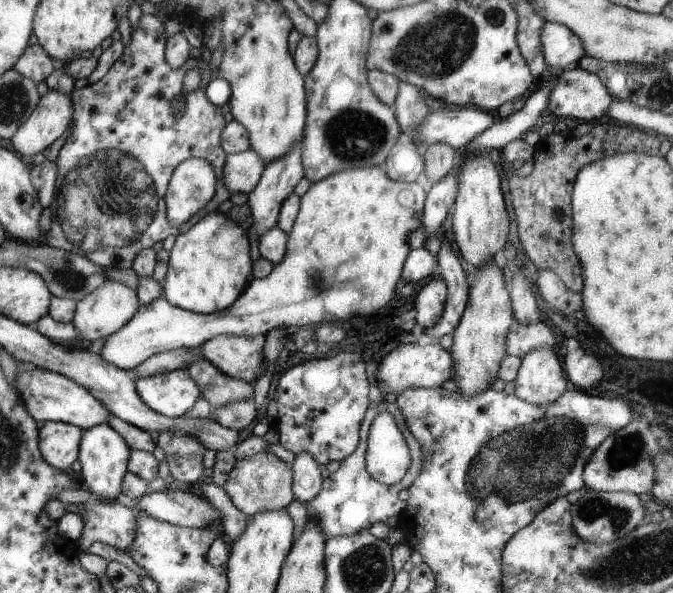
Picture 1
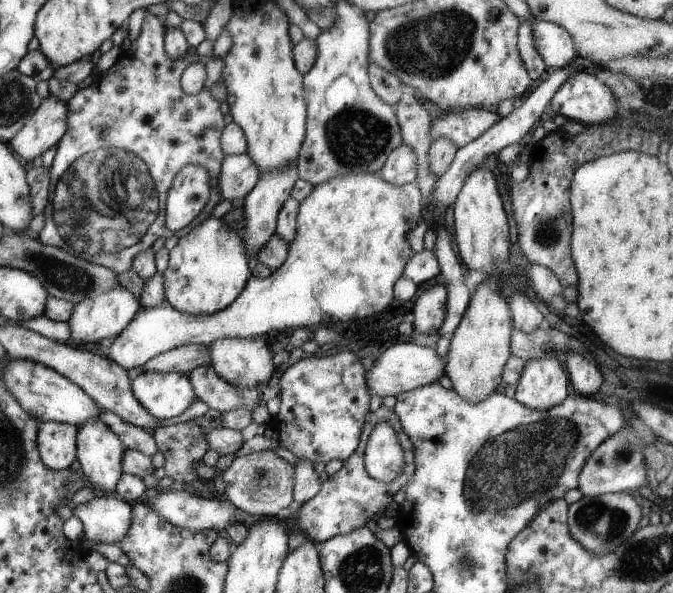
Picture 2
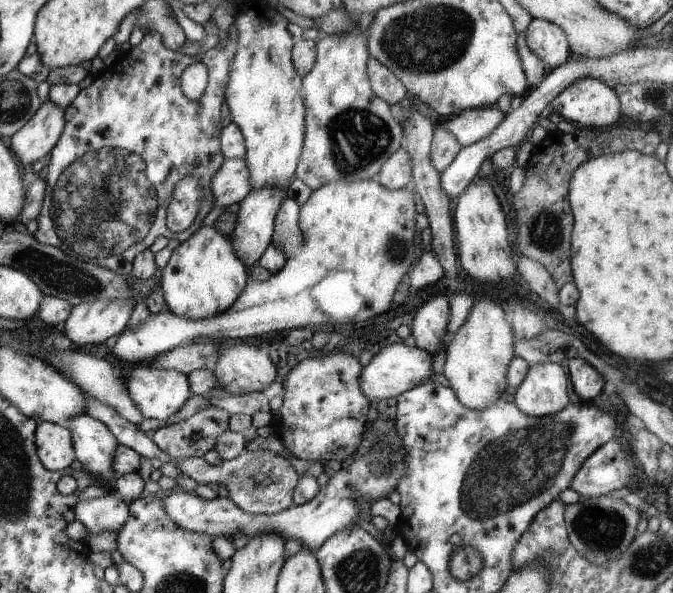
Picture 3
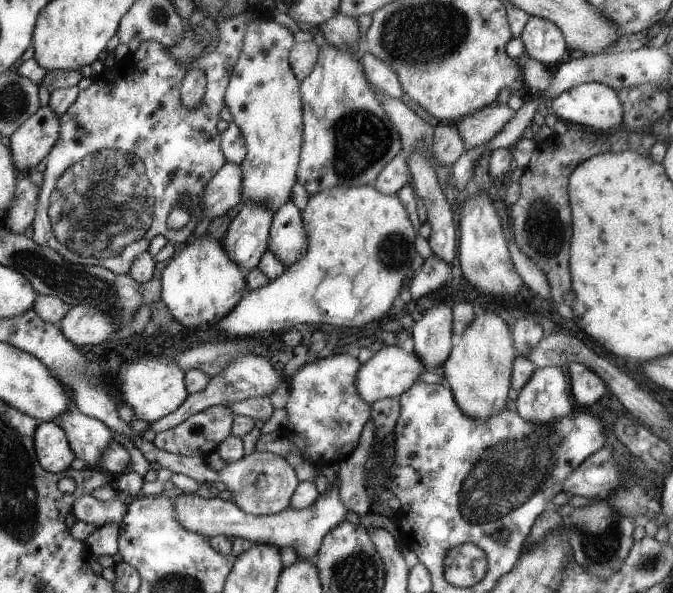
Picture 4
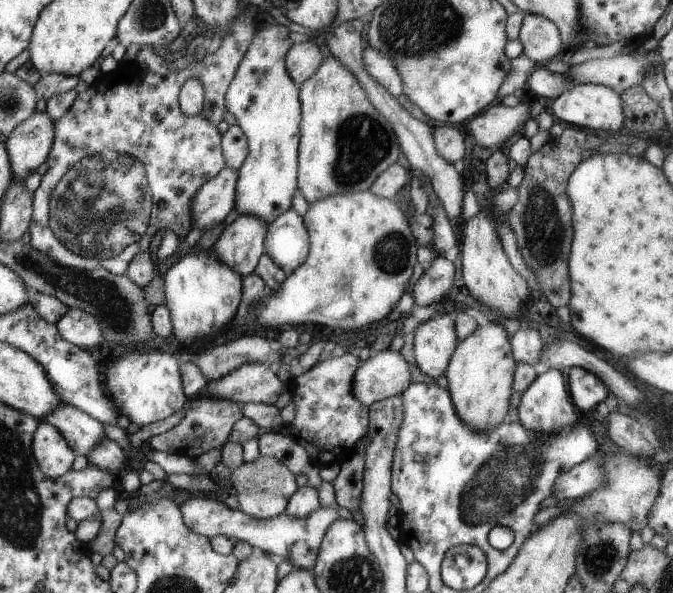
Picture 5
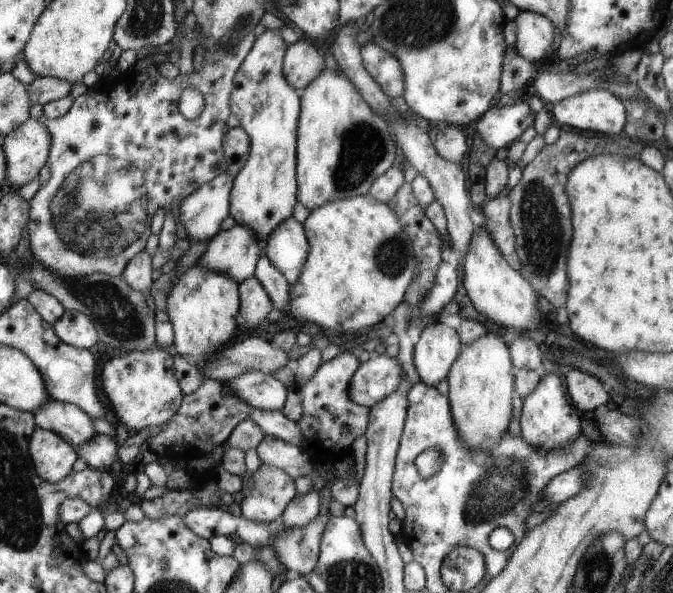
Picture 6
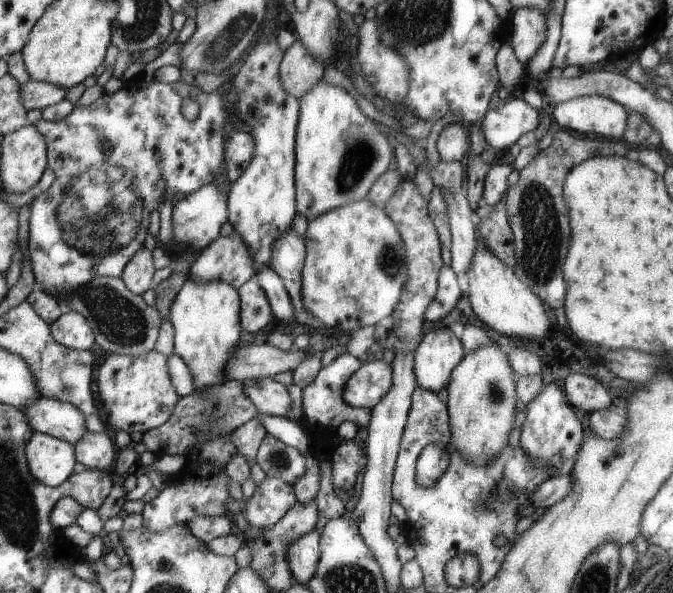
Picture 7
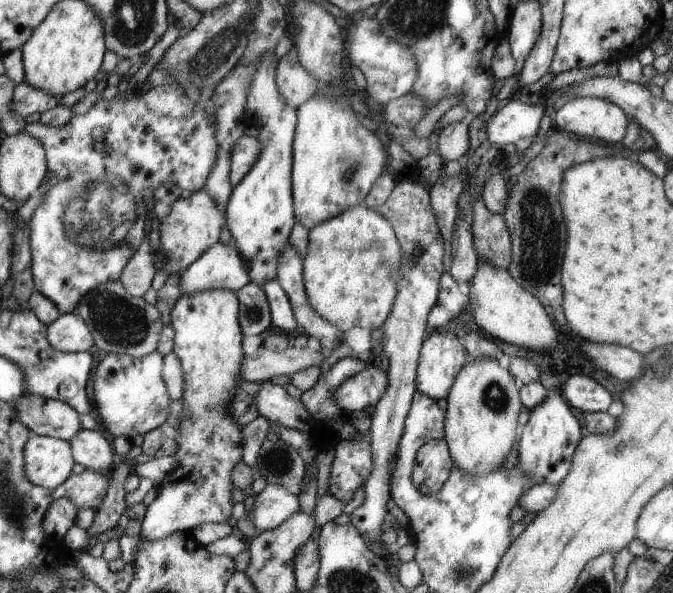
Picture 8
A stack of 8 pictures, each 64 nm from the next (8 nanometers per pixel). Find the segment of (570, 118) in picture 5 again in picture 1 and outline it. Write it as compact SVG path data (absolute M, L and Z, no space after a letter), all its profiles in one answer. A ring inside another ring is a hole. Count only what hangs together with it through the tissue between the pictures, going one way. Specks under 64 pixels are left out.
M572 66L556 73L557 77L547 107L556 119L569 116L580 123L598 123L598 120L606 116L605 112L609 111L610 104L613 104L615 99L600 77L579 66Z

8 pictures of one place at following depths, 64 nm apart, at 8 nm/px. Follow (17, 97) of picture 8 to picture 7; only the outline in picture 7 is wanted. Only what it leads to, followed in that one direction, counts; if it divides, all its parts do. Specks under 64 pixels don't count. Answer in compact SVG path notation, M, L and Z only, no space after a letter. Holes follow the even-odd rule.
M26 81L20 87L21 102L26 110L43 111L47 106L66 99L67 90L62 87L42 81Z

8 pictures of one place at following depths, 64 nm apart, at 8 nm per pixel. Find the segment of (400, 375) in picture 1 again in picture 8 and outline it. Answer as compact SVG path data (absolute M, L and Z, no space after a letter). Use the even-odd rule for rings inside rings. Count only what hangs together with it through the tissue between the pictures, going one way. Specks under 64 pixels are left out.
M368 364L358 374L347 378L334 391L336 406L344 411L362 411L367 406L376 406L389 386L388 372L382 372L378 365Z

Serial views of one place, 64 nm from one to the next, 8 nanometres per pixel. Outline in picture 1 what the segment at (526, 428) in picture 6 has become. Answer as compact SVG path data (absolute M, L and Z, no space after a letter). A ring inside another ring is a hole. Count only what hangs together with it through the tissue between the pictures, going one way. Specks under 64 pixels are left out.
M550 347L531 350L523 356L514 379L514 395L533 405L553 403L567 390L566 374Z

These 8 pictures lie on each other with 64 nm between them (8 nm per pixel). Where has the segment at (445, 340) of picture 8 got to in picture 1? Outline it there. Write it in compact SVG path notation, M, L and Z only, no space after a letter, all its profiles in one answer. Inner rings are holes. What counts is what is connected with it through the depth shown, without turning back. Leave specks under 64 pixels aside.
M442 278L433 279L425 287L418 289L413 315L423 329L439 323L447 302L446 283Z

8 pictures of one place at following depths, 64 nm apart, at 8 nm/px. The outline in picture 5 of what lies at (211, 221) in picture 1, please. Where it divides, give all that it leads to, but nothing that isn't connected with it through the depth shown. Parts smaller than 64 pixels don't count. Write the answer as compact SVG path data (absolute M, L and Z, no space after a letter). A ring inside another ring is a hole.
M211 248L204 252L194 249L179 262L172 264L168 272L163 275L166 295L165 306L168 307L171 314L174 336L179 344L184 346L205 339L210 334L220 334L222 330L230 327L238 311L240 311L243 300L244 278L230 266L223 265L211 252Z

